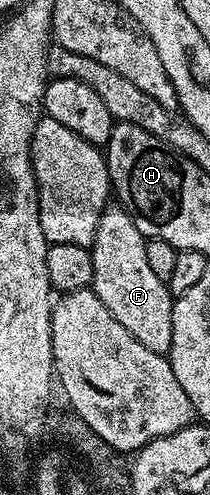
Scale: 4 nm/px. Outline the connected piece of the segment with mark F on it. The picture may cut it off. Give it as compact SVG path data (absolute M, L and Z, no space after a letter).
M119 204L109 205L102 212L102 216L96 225L94 240L91 244L92 252L92 280L90 289L110 308L110 316L130 332L150 352L155 354L167 355L170 348L170 332L172 331L172 304L174 296L168 291L166 283L158 280L154 272L150 269L150 264L146 261L146 239L138 228L134 228L134 220L126 213L123 206Z

